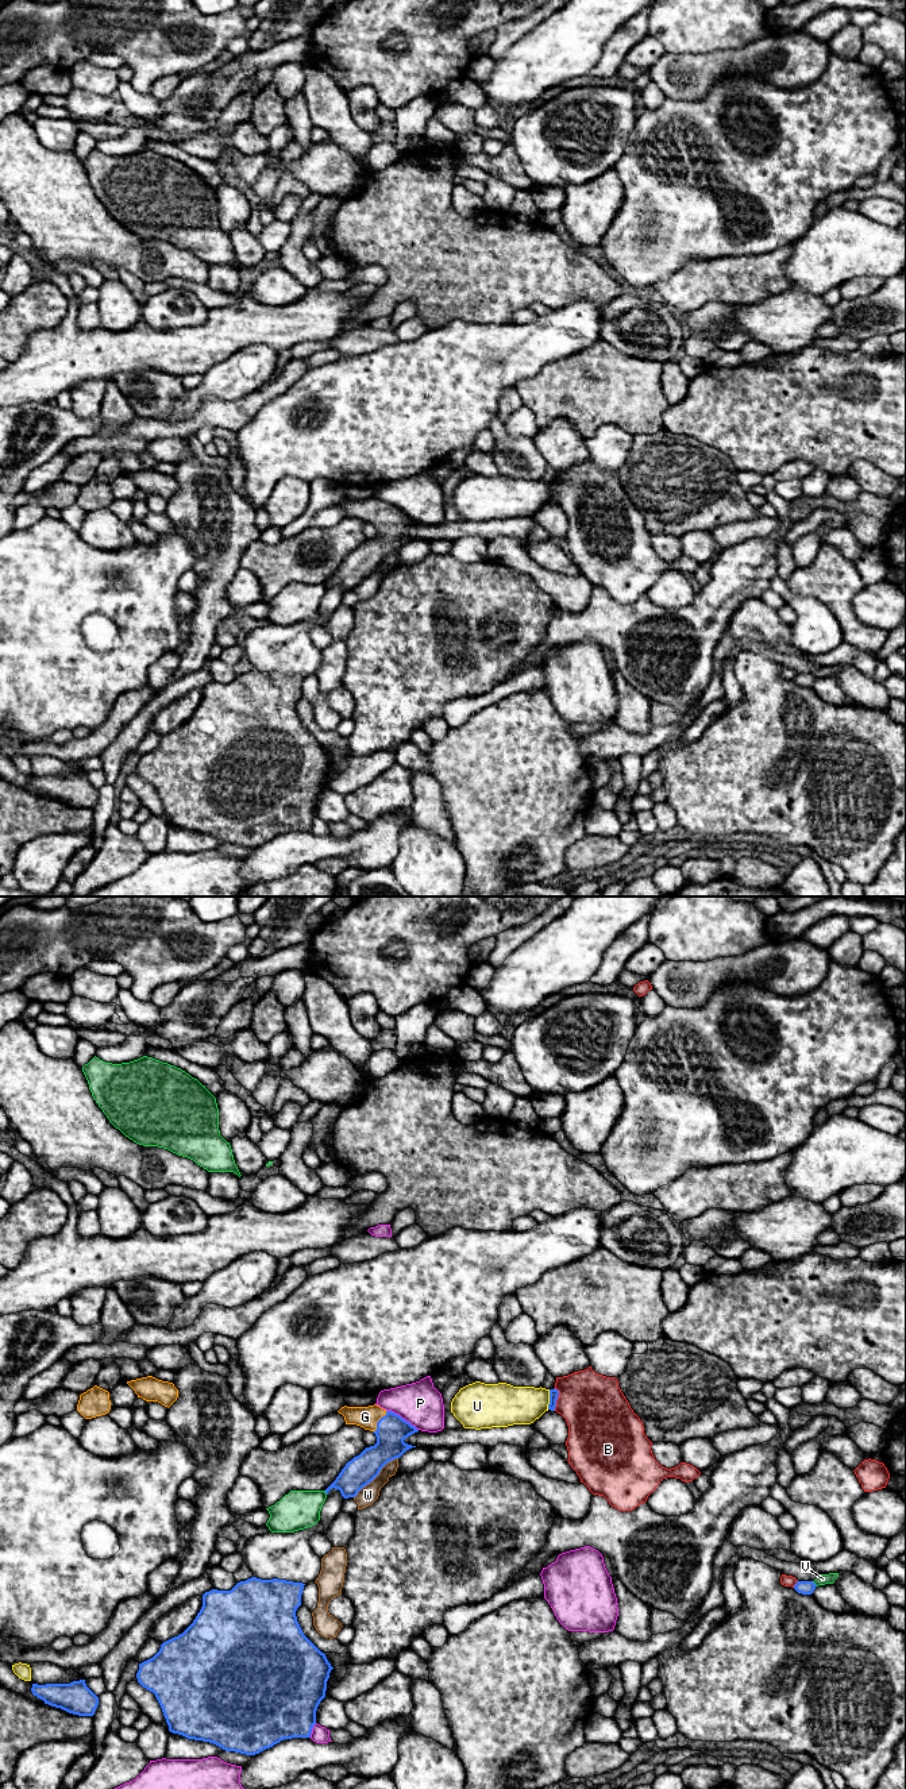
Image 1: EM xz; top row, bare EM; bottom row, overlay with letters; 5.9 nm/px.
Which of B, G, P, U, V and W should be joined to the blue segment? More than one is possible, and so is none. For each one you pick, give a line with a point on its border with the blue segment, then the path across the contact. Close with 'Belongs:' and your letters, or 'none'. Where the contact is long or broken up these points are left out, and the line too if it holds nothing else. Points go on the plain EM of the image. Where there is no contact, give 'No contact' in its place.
G: Touches blue at xz (377, 515). Path across: xz (392, 523), (386, 517), (377, 515), (365, 509)
Belongs: G

